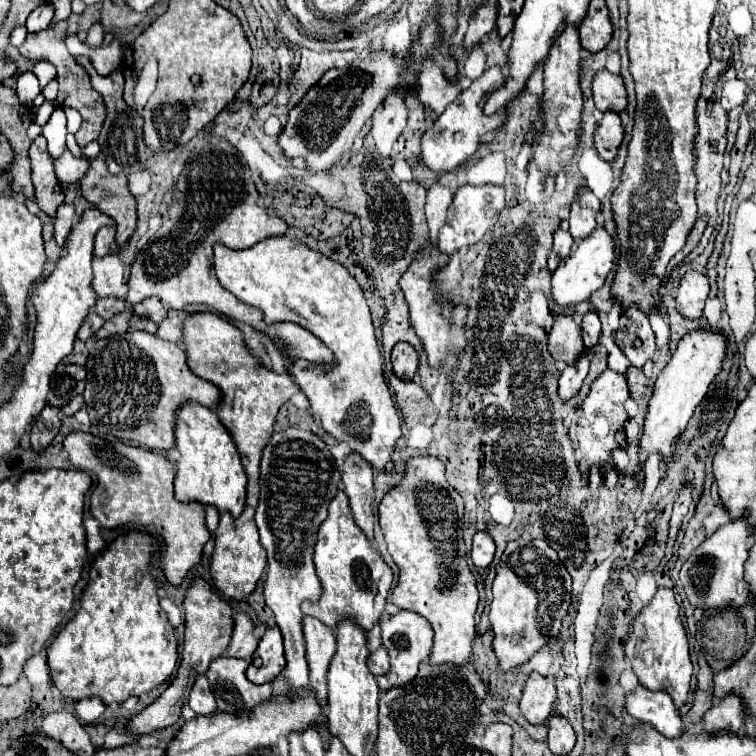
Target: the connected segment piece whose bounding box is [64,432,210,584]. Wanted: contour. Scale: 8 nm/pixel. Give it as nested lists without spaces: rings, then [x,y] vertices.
[[[70,432],[64,438],[68,462],[84,472],[94,474],[96,488],[90,496],[90,512],[104,528],[138,524],[162,534],[166,550],[162,570],[172,584],[180,584],[186,574],[200,562],[202,548],[210,538],[204,524],[204,506],[180,504],[174,496],[174,464],[164,454],[146,448],[134,448],[122,442],[108,442],[88,432]]]

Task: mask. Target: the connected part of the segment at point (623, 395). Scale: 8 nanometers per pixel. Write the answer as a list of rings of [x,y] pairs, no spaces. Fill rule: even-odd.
[[[604,370],[604,374],[594,380],[594,384],[590,388],[590,394],[588,394],[588,398],[582,404],[582,416],[580,416],[578,432],[576,432],[578,460],[580,460],[578,468],[580,468],[582,476],[590,474],[590,468],[598,460],[602,460],[602,454],[606,450],[610,452],[610,446],[612,446],[612,450],[618,448],[616,444],[620,444],[620,442],[616,440],[616,434],[624,432],[624,424],[628,420],[628,414],[624,410],[624,402],[628,400],[628,396],[630,396],[630,392],[628,392],[624,374],[618,374],[618,372],[612,372],[612,370]]]

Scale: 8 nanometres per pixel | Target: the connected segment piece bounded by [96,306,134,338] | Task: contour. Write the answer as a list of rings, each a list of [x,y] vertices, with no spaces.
[[[126,306],[124,312],[114,316],[120,318],[112,318],[112,320],[108,320],[108,322],[96,332],[96,338],[108,338],[108,336],[114,336],[114,334],[122,334],[122,332],[126,332],[126,330],[128,330],[128,320],[130,320],[132,316],[134,316],[132,306]]]

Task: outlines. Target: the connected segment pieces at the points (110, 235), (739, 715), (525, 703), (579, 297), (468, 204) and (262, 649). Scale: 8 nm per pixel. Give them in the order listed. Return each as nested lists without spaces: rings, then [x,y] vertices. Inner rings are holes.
[[[116,226],[100,228],[94,238],[94,256],[102,258],[106,254],[116,254],[118,248],[120,246],[116,244]]]
[[[726,696],[718,704],[714,704],[702,718],[704,732],[732,732],[738,734],[738,730],[744,724],[744,710],[742,702],[736,696]]]
[[[532,672],[522,688],[520,710],[530,724],[546,724],[552,714],[552,704],[556,700],[554,682]]]
[[[598,226],[588,238],[584,240],[574,240],[572,252],[566,260],[560,262],[556,272],[552,274],[552,298],[556,300],[558,306],[576,306],[584,300],[588,300],[606,280],[614,266],[614,242],[606,234],[604,226]]]
[[[462,186],[454,194],[454,202],[448,208],[448,218],[438,232],[436,248],[442,254],[454,254],[464,246],[474,246],[486,234],[488,226],[496,224],[504,204],[504,190],[500,186]]]
[[[276,626],[268,628],[252,656],[252,664],[246,670],[246,676],[250,682],[254,682],[254,684],[272,682],[284,670],[286,658],[284,658],[282,644],[284,642],[282,642],[280,630]]]

